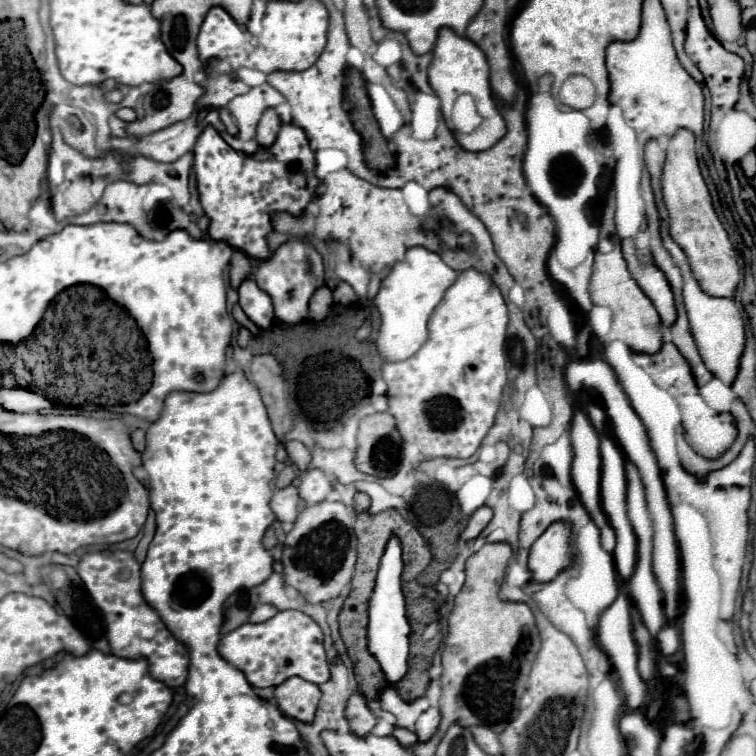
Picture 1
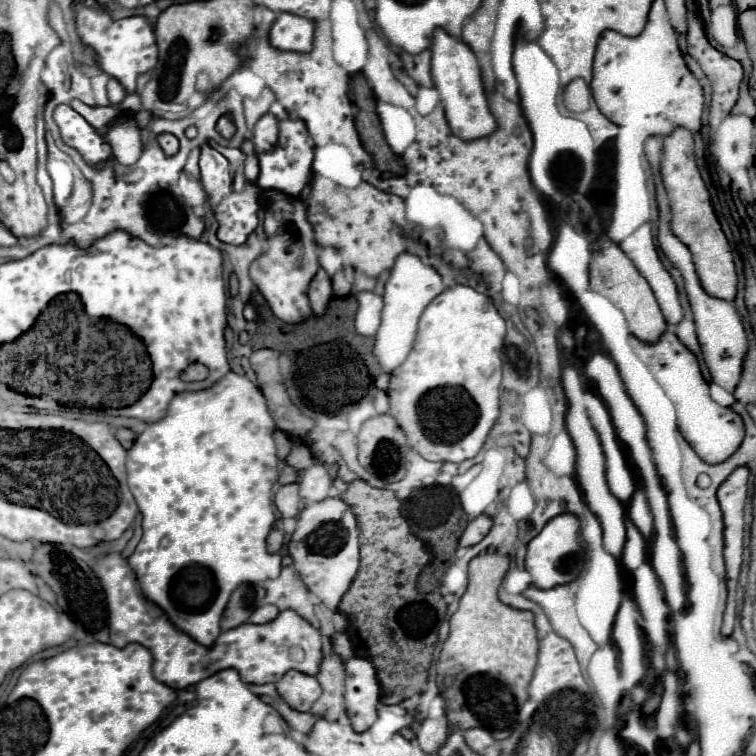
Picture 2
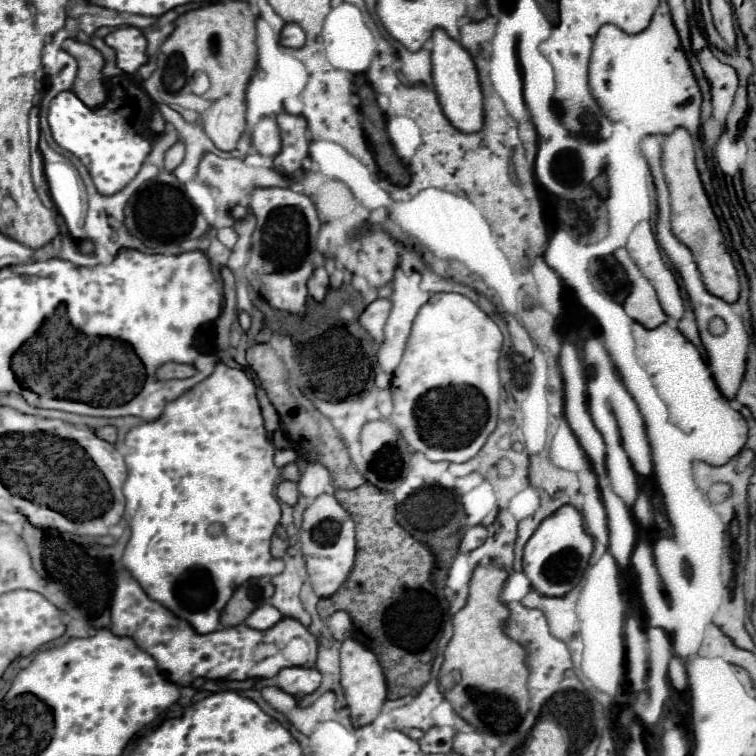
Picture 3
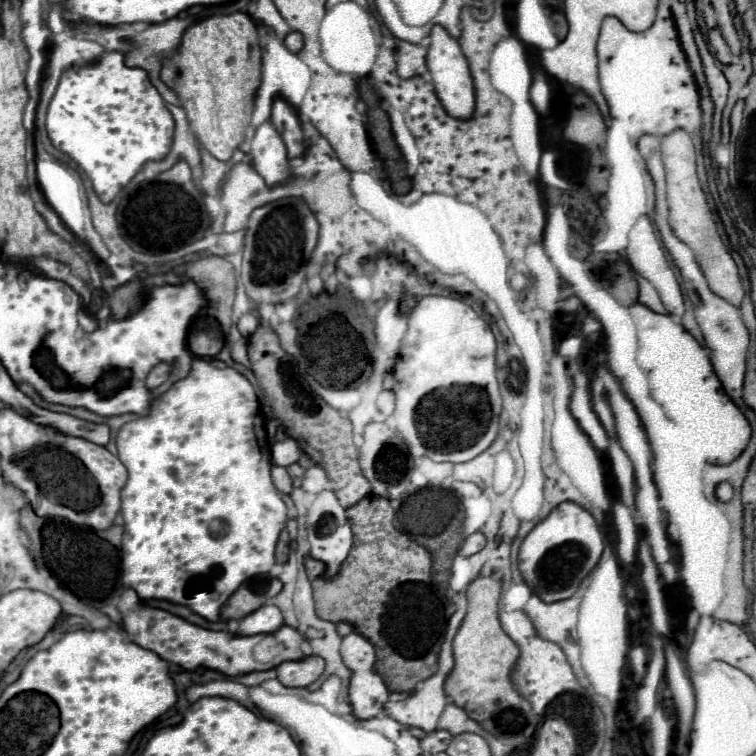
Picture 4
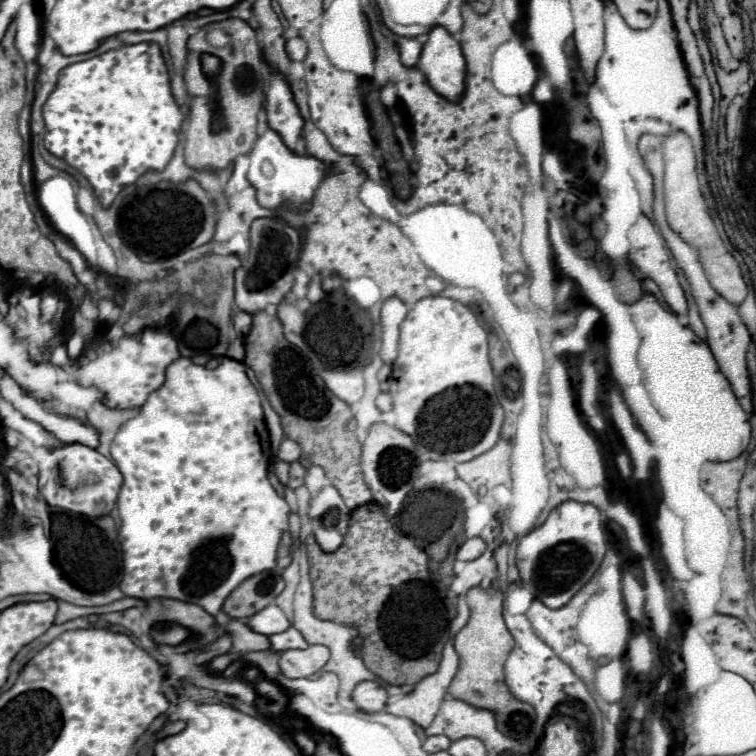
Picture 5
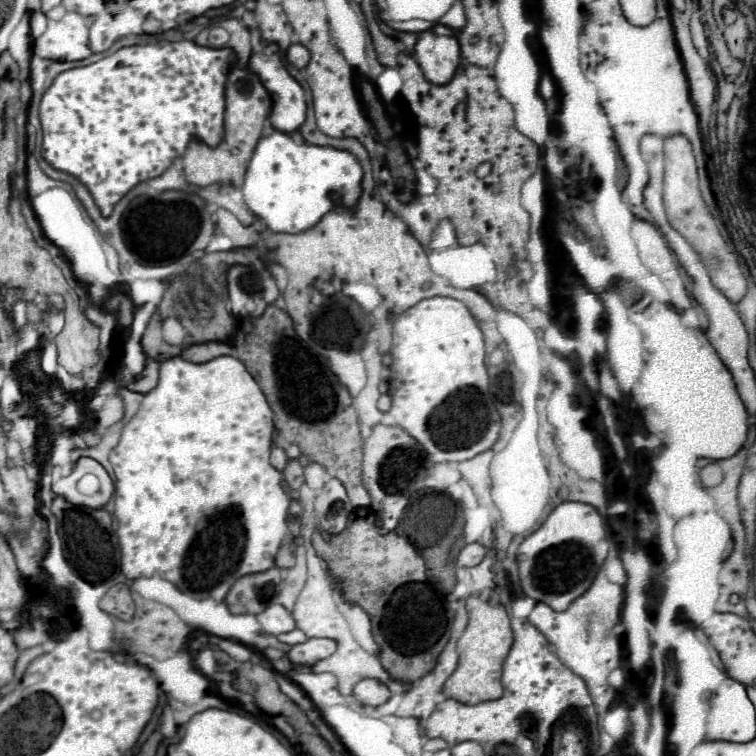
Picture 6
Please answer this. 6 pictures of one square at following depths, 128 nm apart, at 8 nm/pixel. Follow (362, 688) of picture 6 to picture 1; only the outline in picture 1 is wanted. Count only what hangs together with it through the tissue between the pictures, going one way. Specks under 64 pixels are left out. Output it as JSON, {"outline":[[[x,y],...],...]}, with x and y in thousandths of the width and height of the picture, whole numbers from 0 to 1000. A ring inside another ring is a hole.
{"outline":[[[468,915],[468,918],[460,923],[458,950],[460,950],[460,955],[463,955],[463,966],[466,966],[471,974],[484,974],[484,971],[489,971],[489,966],[492,966],[492,963],[497,960],[497,955],[500,955],[500,952],[495,950],[495,944],[489,942],[481,918],[476,918],[476,915]]]}

